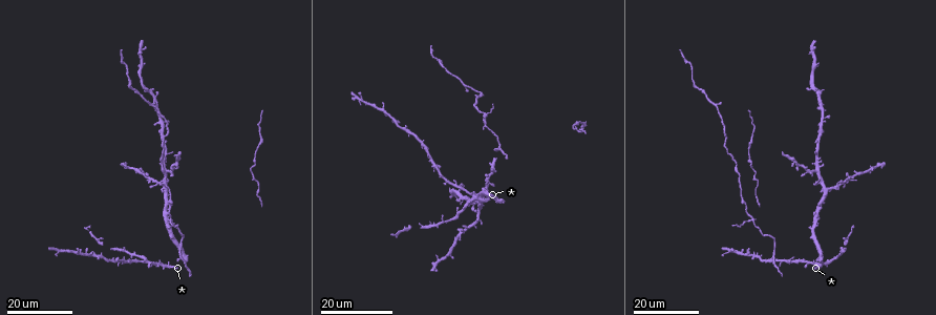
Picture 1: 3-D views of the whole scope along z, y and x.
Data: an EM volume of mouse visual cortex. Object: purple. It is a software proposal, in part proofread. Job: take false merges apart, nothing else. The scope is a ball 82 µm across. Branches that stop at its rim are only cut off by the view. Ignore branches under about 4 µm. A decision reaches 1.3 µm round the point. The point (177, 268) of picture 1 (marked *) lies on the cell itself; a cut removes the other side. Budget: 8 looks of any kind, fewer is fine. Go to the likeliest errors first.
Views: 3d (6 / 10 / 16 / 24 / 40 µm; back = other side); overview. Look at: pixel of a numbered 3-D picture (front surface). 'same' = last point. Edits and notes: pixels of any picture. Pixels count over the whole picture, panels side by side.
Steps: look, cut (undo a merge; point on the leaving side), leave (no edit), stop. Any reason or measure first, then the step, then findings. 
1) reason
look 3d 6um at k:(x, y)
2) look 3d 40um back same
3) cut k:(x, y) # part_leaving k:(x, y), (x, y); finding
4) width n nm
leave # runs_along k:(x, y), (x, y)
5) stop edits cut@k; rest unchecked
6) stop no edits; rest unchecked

four arms meet
look 3d 24um at 1:(485, 124)

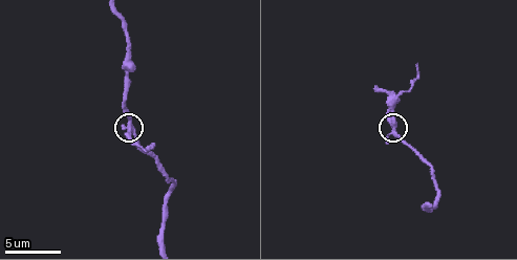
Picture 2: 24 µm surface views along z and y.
look 3d 6um at 2:(395, 129)

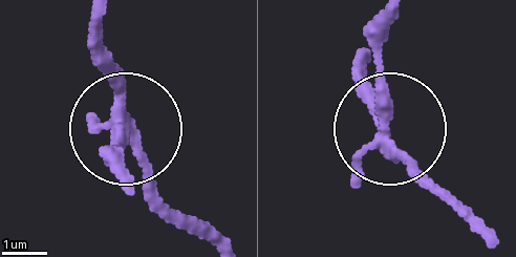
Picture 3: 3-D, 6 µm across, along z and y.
width 310 nm
cut 3:(375, 72) # part_leaving 3:(120, 123), (123, 168); two cells meet here

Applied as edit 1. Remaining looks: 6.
look overview

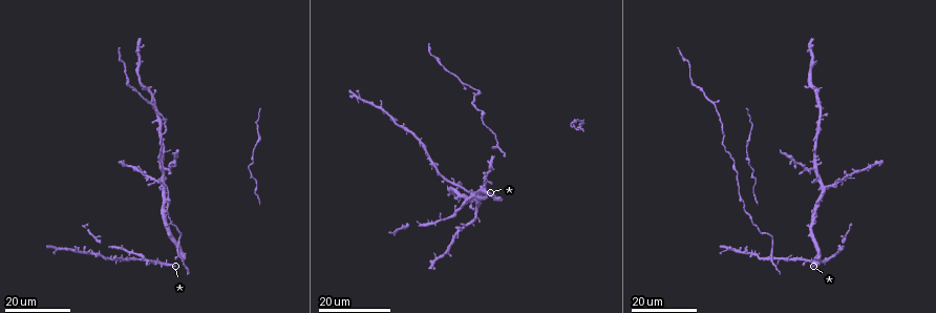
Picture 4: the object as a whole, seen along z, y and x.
thick turns thin
look 3d 24um at 4:(253, 173)

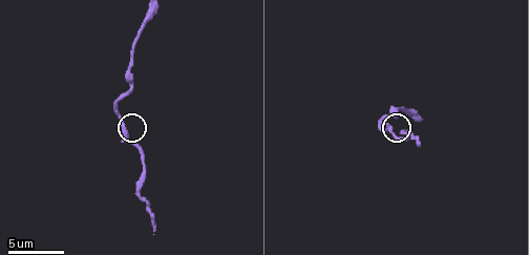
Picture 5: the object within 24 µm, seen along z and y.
look 3d 10um at 5:(124, 129)

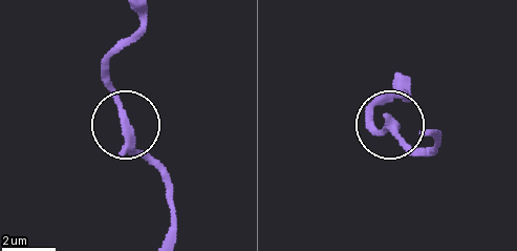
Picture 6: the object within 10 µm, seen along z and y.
arms 3
leave # all the same cell

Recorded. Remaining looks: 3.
look 3d 24um at 4:(812, 167)

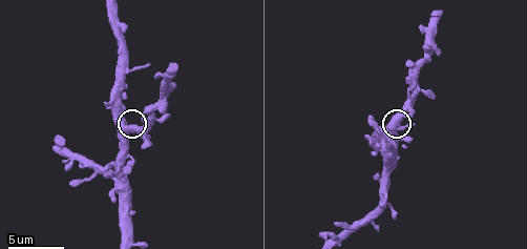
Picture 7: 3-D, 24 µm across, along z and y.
look 3d 10um at 7:(124, 128)

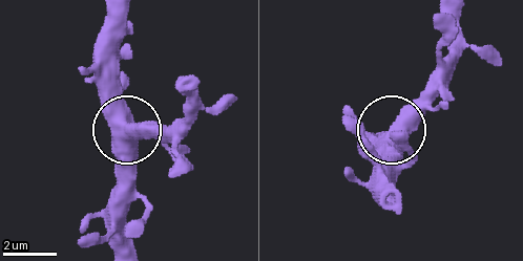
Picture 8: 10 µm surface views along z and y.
leave # all the same cell

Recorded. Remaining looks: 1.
calibre changes
look 3d 10um at 7:(172, 71)

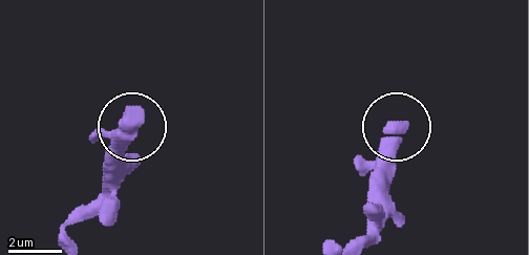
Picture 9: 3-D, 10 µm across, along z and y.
leave # continuous, no second cell

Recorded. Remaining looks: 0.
stop edits cut@3; rest unchecked

